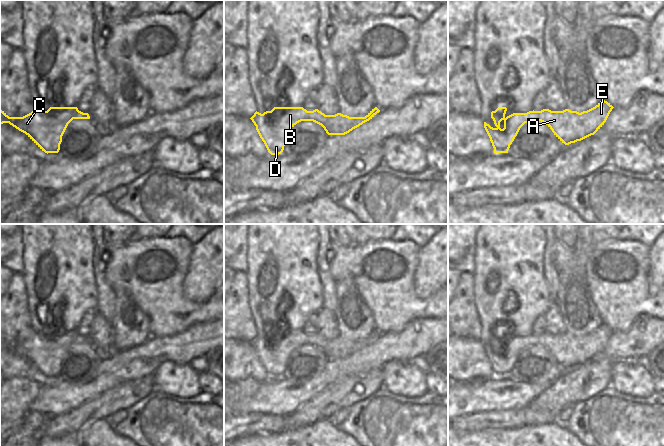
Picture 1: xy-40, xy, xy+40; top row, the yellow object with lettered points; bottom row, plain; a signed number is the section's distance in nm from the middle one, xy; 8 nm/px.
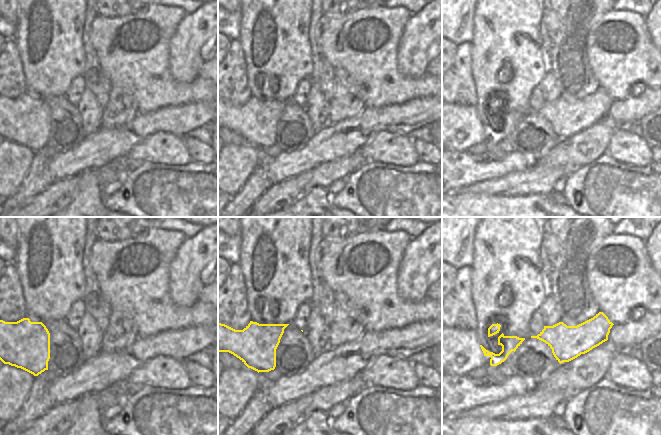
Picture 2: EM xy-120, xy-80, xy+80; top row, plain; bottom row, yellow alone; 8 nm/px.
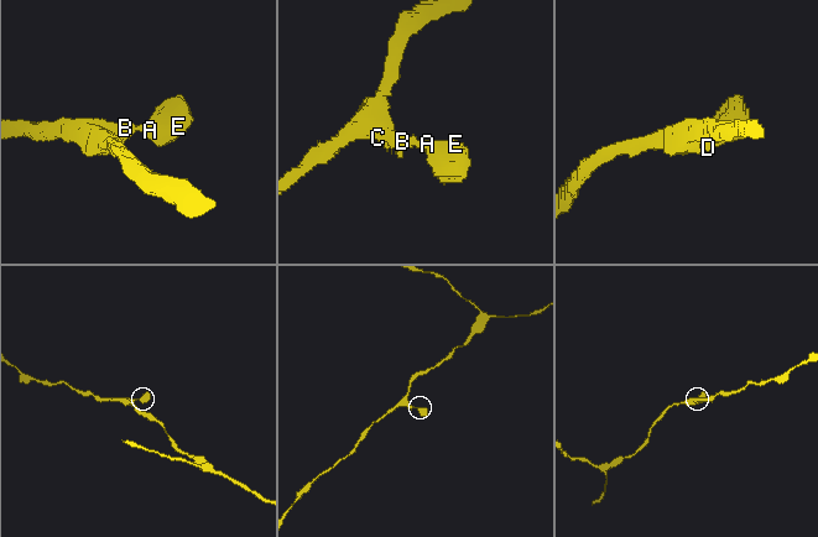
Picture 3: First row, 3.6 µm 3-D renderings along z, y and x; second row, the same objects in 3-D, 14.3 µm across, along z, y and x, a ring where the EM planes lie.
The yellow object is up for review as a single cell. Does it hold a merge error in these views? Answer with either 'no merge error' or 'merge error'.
no merge error

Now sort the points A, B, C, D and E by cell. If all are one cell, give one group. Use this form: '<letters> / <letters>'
A B C D E

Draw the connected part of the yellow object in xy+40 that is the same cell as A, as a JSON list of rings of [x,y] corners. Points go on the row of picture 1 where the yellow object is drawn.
[[[602,99],[595,107],[581,113],[569,109],[563,111],[543,109],[513,113],[506,117],[507,108],[498,107],[491,112],[496,127],[493,128],[484,122],[484,128],[494,153],[508,153],[520,128],[531,121],[545,123],[562,143],[569,145],[594,135],[604,125],[613,108],[610,103]]]

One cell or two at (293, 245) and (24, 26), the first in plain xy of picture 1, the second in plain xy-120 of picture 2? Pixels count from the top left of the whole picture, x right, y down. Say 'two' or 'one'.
one

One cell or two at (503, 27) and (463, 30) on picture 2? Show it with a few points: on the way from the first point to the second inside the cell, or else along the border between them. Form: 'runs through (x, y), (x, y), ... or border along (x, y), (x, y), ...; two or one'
border along (475, 10), (474, 34), (470, 42); two

